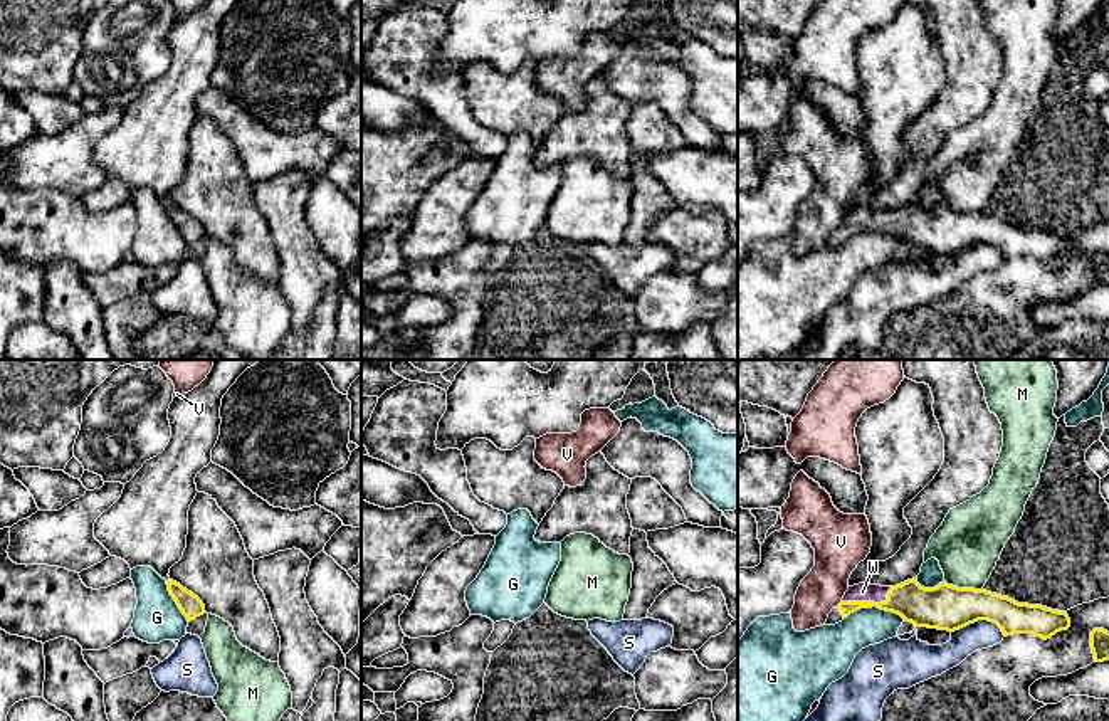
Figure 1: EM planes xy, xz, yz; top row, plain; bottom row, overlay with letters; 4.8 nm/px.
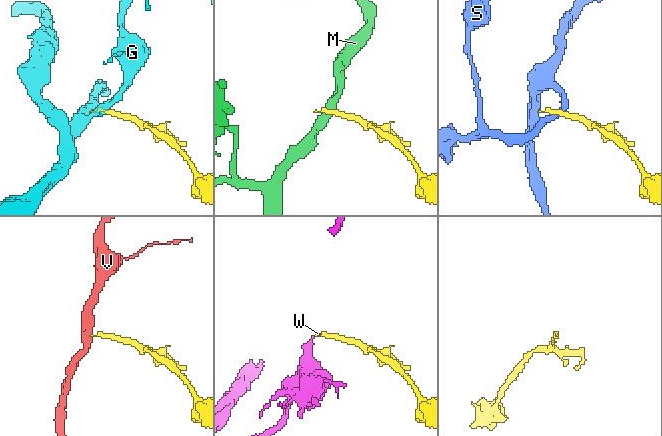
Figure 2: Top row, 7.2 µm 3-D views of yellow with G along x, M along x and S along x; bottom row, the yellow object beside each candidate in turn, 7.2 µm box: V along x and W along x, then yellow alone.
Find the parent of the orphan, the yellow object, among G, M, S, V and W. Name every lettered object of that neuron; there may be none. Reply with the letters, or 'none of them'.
W

